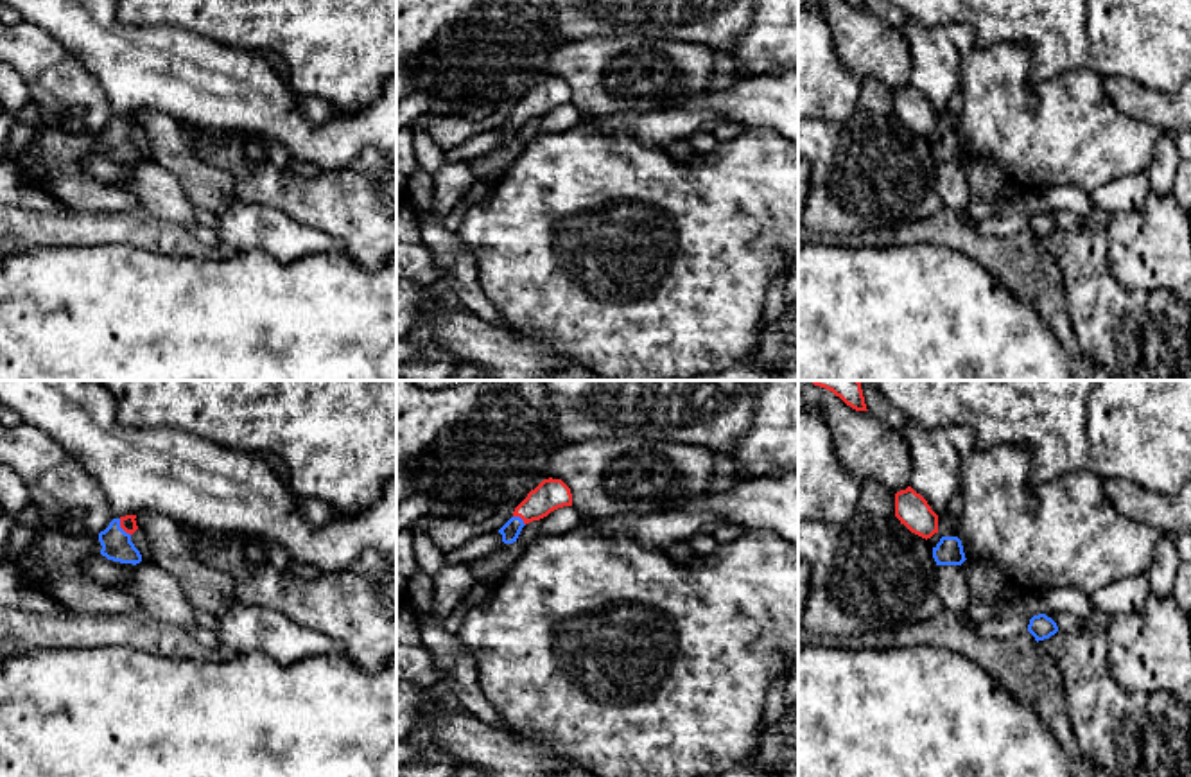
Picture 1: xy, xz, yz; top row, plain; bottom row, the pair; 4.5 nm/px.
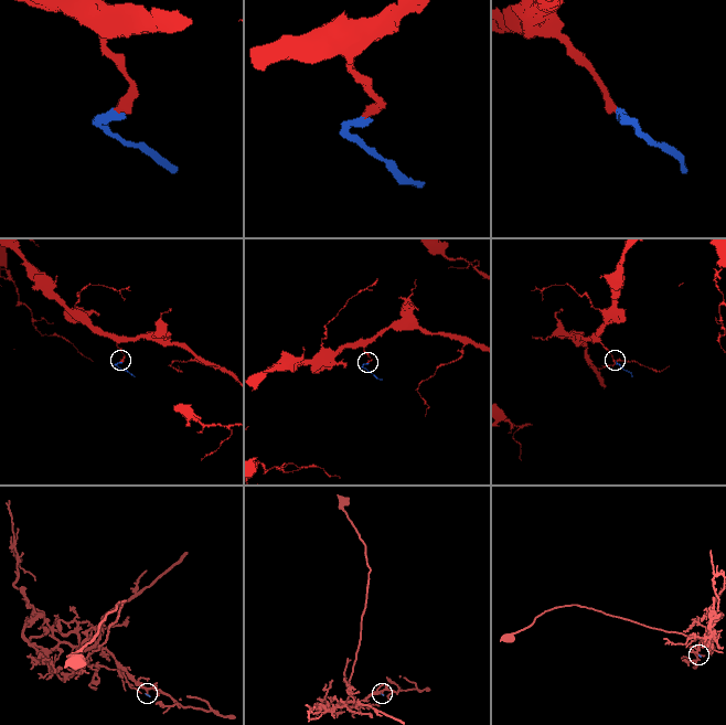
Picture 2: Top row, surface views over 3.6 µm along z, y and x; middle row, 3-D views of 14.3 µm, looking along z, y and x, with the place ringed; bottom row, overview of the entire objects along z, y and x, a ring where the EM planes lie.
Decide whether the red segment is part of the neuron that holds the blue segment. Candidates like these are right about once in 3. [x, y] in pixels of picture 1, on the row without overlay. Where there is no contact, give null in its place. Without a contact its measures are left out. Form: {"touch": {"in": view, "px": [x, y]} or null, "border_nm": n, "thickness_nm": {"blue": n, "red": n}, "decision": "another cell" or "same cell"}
{"touch": {"in": "xy", "px": [121, 126]}, "border_nm": 90, "thickness_nm": {"blue": 140, "red": 70}, "decision": "same cell"}

